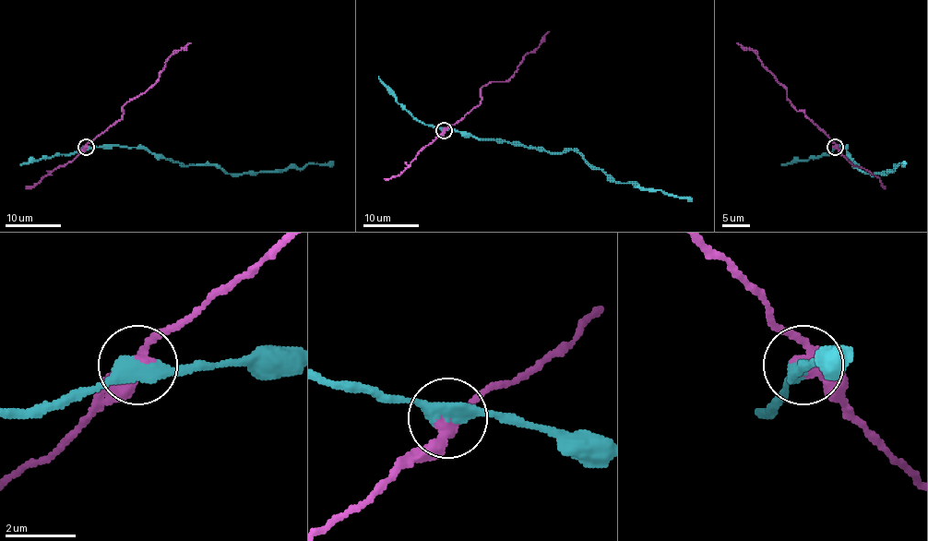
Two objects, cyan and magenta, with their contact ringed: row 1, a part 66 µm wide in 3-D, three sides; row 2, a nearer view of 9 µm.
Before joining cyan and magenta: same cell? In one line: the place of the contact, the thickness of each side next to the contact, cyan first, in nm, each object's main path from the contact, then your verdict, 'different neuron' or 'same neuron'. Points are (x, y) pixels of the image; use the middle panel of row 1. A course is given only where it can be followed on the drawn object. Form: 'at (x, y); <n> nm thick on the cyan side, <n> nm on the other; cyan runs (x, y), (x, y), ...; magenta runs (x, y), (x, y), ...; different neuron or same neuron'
at (444, 130); 440 nm thick on the cyan side, 360 nm on the other; cyan runs (444, 130), (551, 152), (576, 150), (615, 181), (692, 201); magenta runs (444, 130), (480, 103), (483, 86), (492, 81), (505, 81), (549, 31); different neuron

